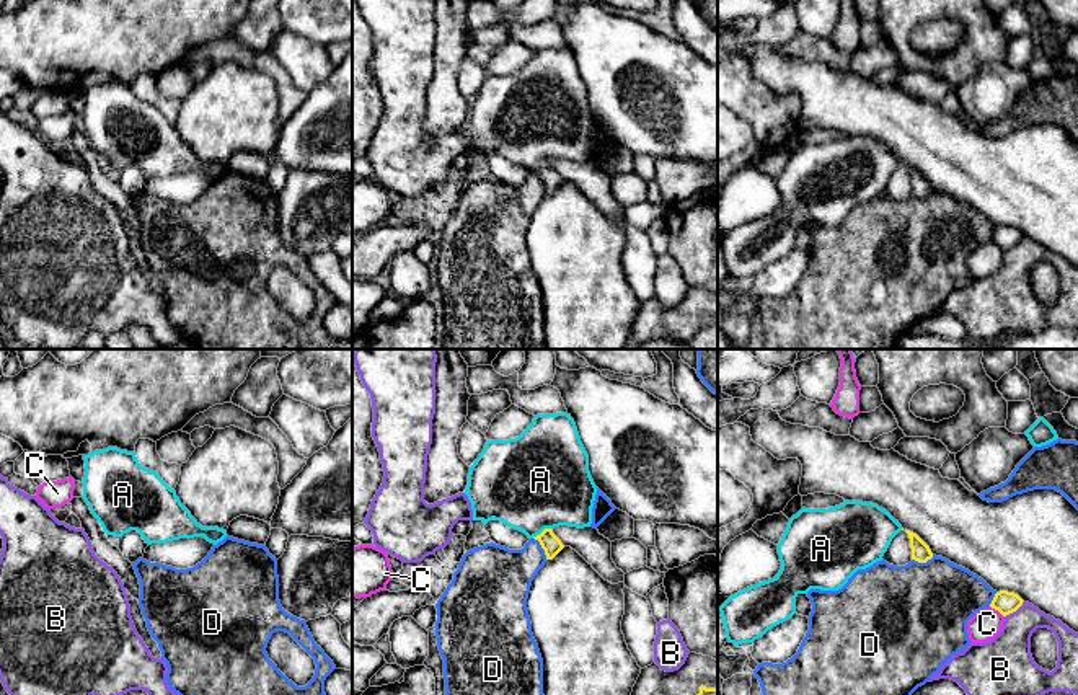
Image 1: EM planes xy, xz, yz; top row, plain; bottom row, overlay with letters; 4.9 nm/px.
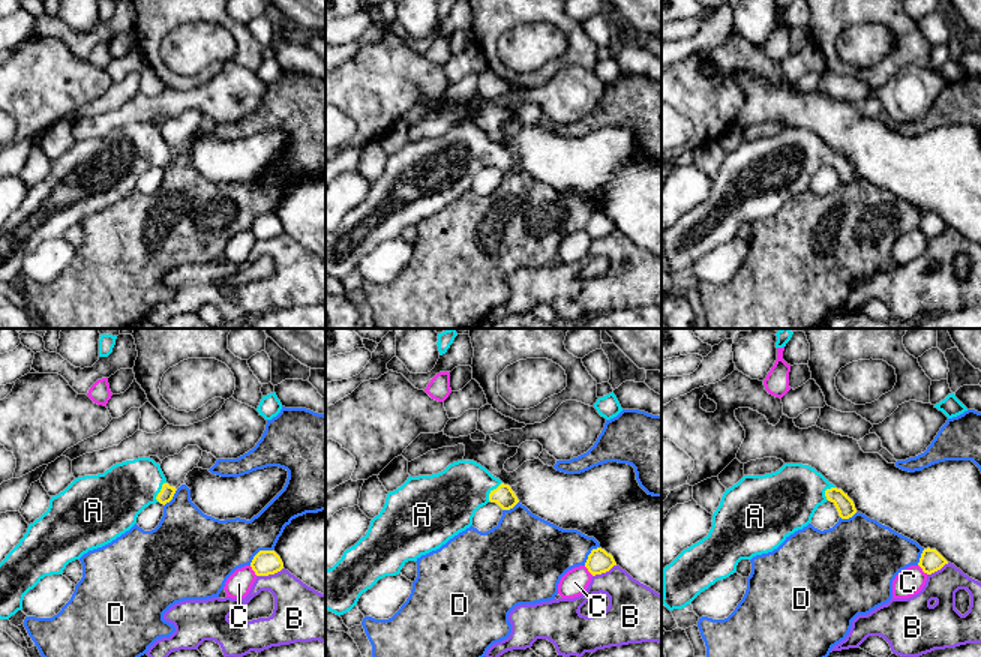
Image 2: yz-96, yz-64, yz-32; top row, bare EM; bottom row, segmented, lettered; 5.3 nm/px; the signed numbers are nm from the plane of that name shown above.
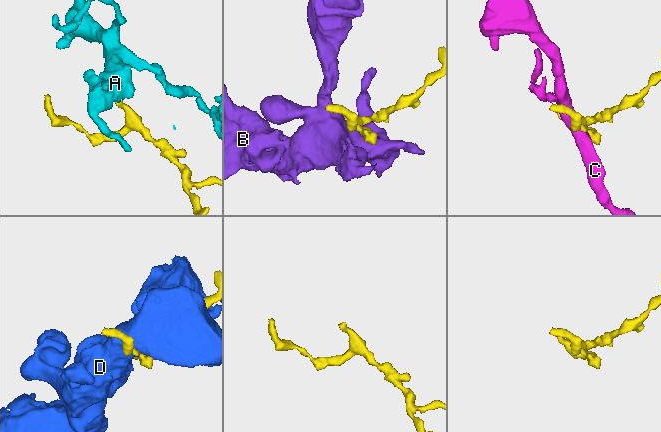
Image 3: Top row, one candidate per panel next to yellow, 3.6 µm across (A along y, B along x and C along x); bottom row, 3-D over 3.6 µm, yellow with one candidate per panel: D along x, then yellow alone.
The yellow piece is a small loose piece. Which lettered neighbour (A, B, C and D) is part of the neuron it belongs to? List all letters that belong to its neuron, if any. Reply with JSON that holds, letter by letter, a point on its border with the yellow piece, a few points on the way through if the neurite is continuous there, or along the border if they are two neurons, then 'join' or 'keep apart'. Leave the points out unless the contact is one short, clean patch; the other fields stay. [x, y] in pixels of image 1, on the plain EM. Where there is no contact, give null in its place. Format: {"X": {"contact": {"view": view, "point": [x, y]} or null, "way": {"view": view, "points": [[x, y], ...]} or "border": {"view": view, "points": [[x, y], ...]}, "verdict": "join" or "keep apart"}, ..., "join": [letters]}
{"A": {"contact": {"view": "xz", "point": [542, 167]}, "way": {"view": "xz", "points": [[552, 180], [542, 167], [537, 159], [537, 116]]}, "verdict": "join"}, "B": {"contact": {"view": "yz", "point": [1015, 245]}, "verdict": "keep apart"}, "C": {"contact": {"view": "yz", "point": [997, 243]}, "verdict": "keep apart"}, "D": {"contact": {"view": "xz", "point": [542, 181]}, "verdict": "keep apart"}, "join": ["A"]}

